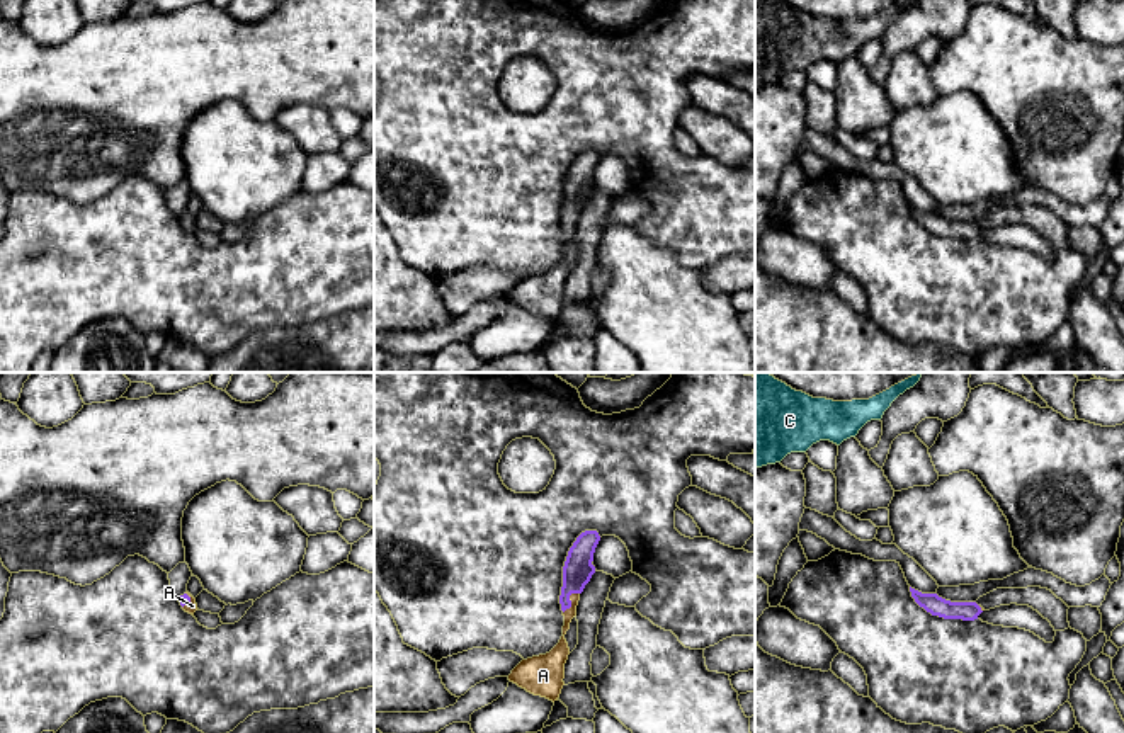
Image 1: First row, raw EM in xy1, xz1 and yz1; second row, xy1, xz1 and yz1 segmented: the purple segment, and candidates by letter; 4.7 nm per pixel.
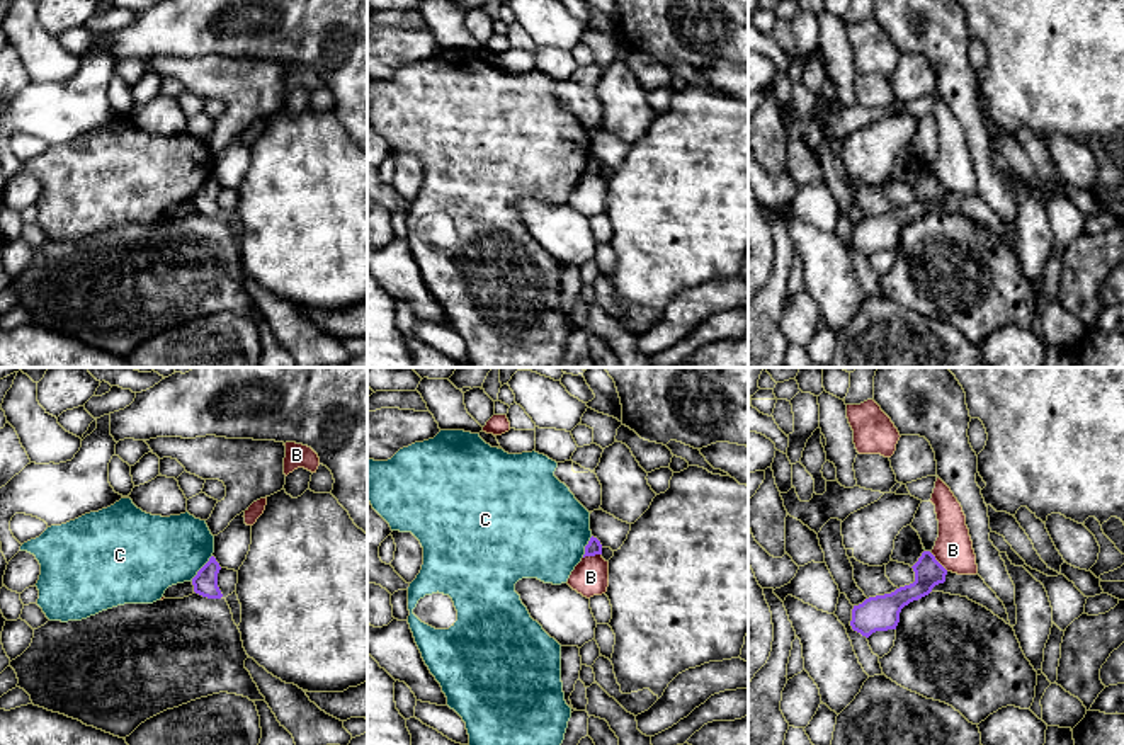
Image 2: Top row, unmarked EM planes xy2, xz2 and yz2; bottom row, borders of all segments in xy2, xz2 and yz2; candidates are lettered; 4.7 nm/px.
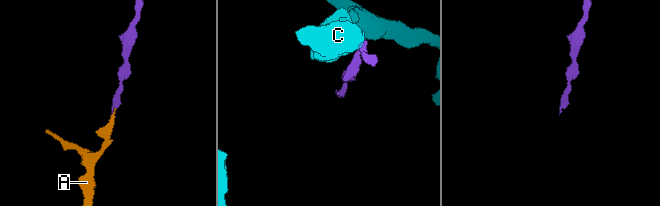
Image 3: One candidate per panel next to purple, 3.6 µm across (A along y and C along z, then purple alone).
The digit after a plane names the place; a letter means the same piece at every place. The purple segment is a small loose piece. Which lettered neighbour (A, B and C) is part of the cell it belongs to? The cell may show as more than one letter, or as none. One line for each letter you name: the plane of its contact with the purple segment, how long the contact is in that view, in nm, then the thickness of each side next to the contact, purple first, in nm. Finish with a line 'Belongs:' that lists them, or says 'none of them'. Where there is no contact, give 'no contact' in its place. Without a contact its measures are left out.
A: meets purple in xz1; contact 130 nm long; 140 nm thick on the purple side, 80 nm on the other
Belongs: A

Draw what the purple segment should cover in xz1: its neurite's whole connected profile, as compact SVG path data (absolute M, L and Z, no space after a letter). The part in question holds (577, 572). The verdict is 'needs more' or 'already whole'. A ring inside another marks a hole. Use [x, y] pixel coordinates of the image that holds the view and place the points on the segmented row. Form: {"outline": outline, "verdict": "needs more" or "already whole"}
{"outline": "M597 531L582 532L568 551L563 566L563 587L559 595L561 611L565 616L563 636L559 643L546 655L522 660L508 675L508 680L525 689L534 696L558 701L565 685L565 663L570 655L565 639L571 619L576 616L580 594L595 573L593 553L600 541Z", "verdict": "needs more"}

